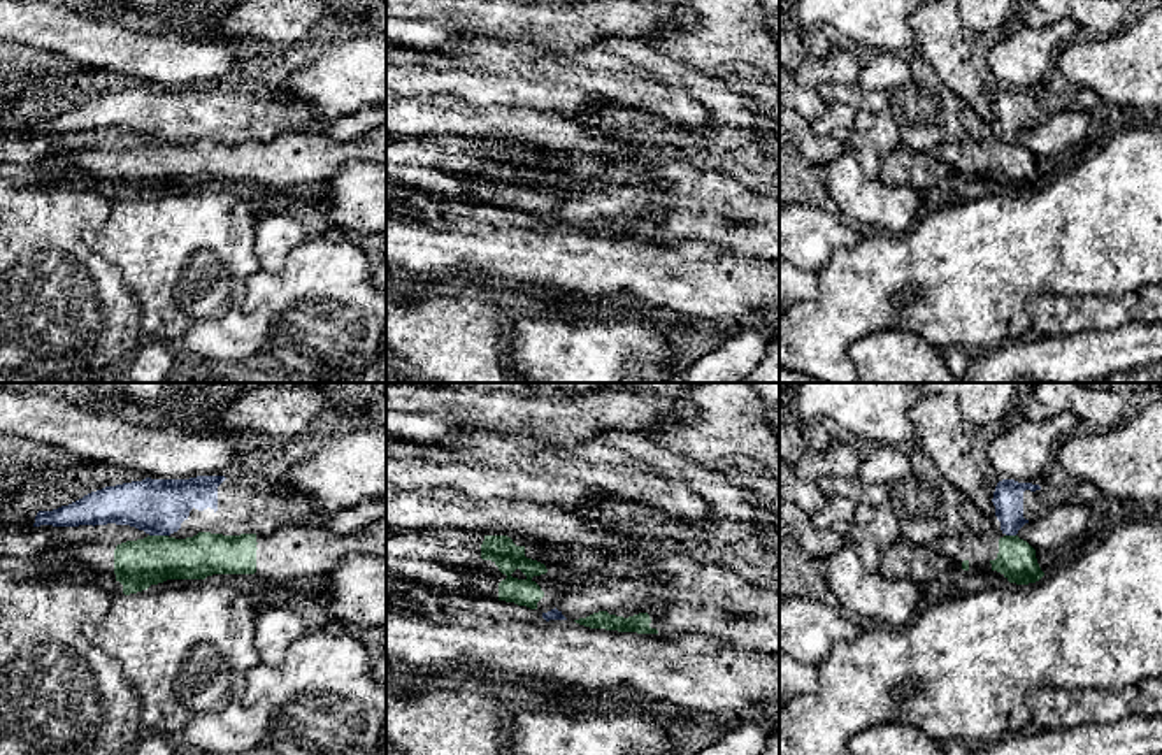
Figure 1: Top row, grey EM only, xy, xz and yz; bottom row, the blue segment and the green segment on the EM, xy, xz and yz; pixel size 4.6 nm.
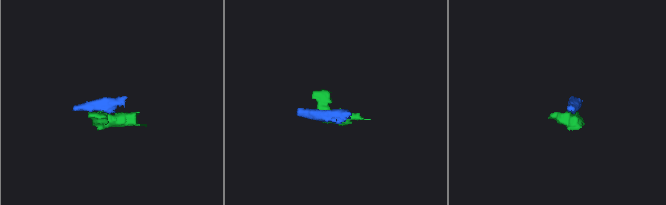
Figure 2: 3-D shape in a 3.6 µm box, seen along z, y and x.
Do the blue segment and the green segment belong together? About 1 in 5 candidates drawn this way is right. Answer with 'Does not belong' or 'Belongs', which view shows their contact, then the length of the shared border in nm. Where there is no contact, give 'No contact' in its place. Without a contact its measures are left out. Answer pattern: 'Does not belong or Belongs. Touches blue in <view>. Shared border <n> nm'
Does not belong. Touches blue in xy. Shared border 90 nm

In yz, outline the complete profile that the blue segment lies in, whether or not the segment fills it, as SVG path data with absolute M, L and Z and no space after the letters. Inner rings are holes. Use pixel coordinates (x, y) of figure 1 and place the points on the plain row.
M1002 86L997 90L993 105L995 123L1006 142L1016 142L1018 137L1039 123L1048 107L1039 91Z

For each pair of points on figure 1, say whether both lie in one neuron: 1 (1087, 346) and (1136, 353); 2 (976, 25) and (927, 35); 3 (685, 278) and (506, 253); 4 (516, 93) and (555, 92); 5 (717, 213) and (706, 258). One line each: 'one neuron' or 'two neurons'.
1: one neuron
2: two neurons
3: one neuron
4: one neuron
5: two neurons

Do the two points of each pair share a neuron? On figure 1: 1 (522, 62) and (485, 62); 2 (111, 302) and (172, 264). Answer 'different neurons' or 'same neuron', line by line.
1: same neuron
2: different neurons

